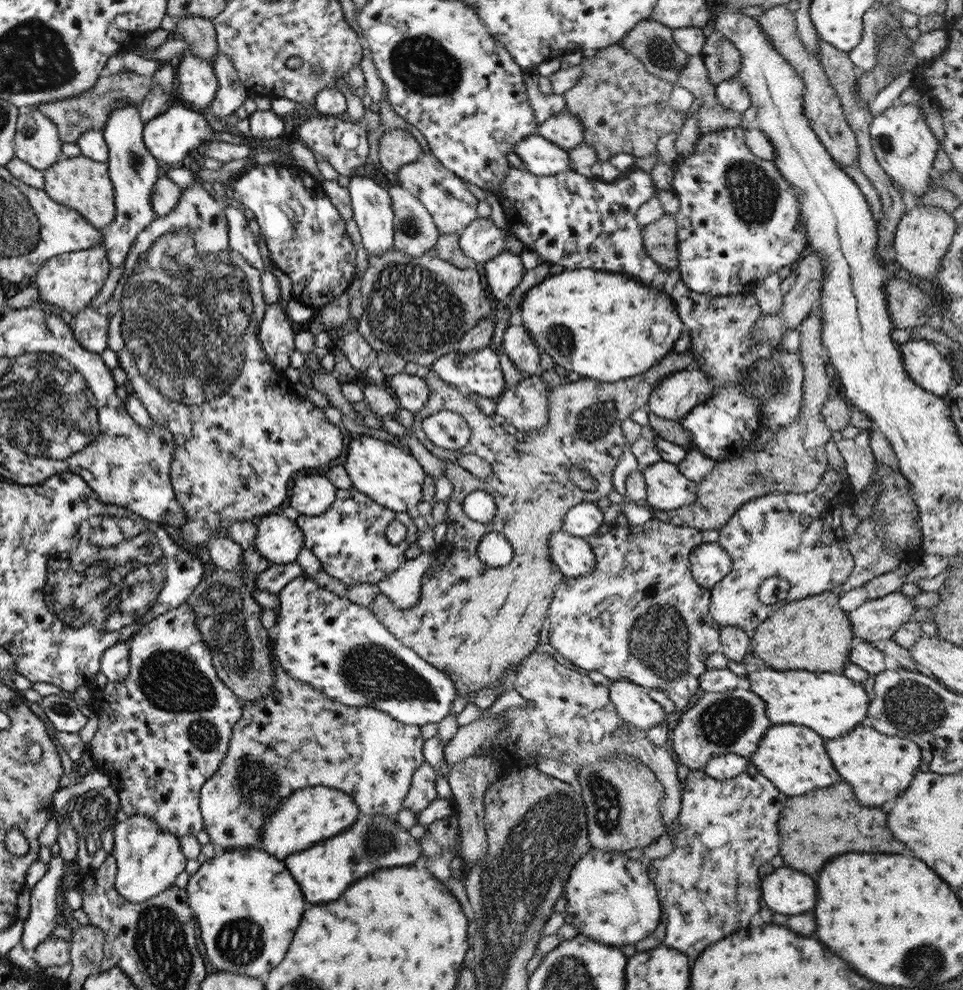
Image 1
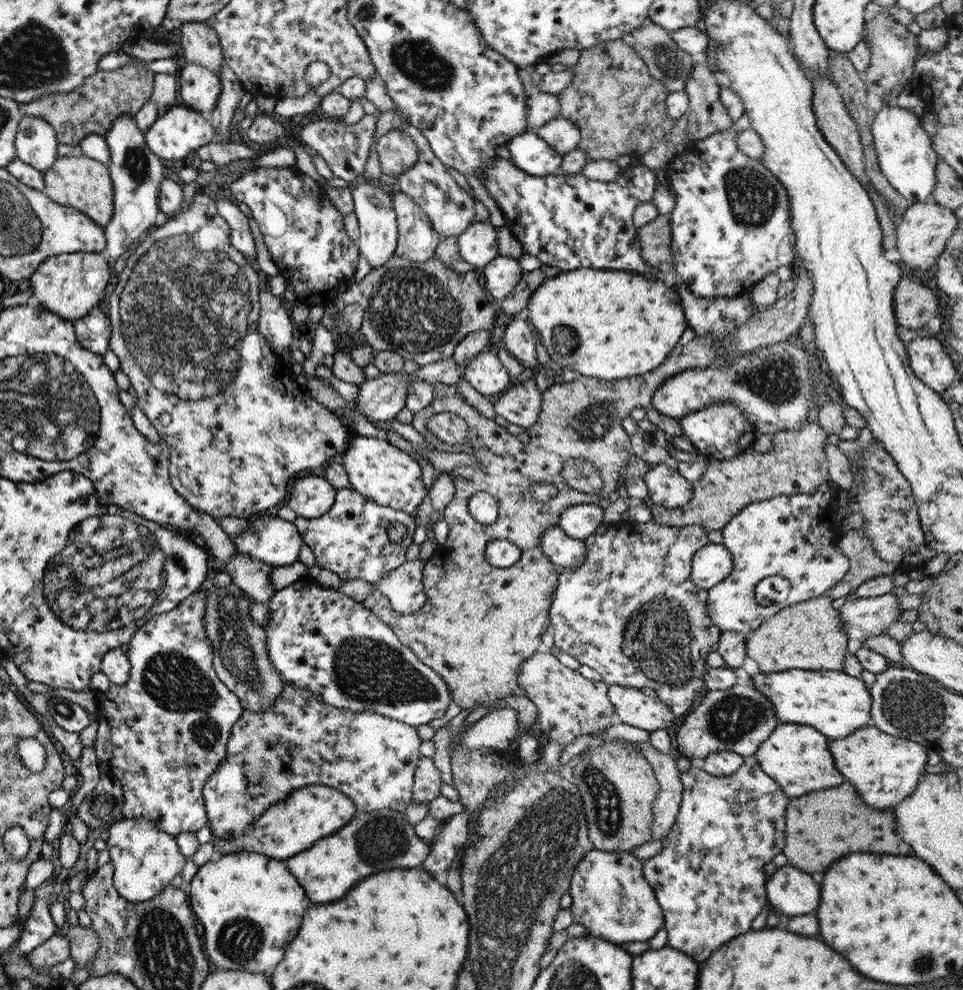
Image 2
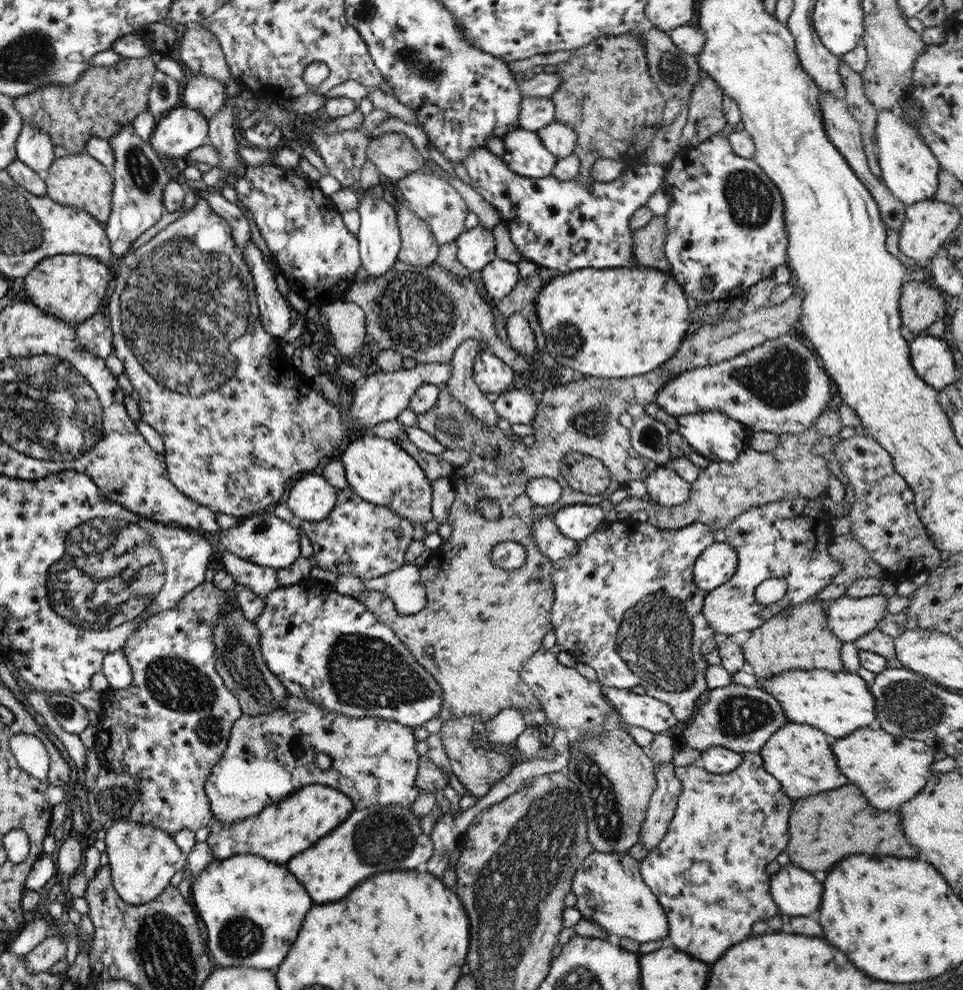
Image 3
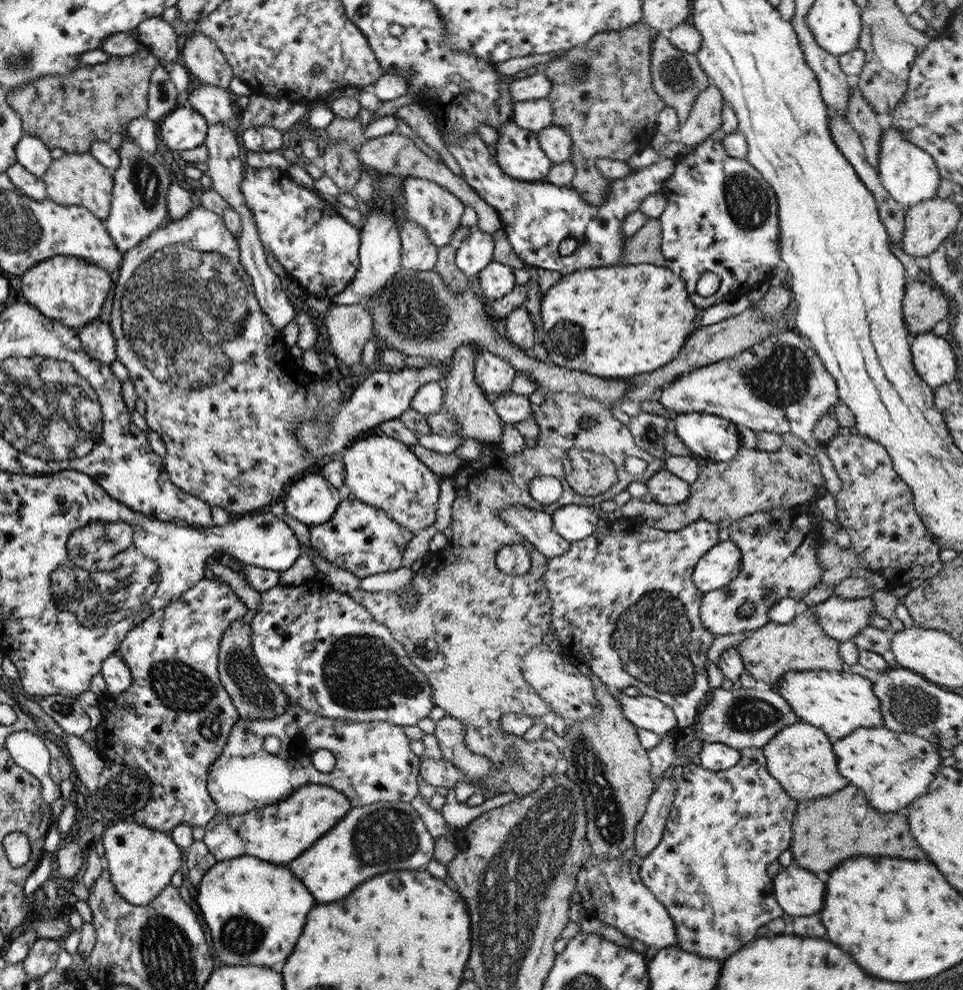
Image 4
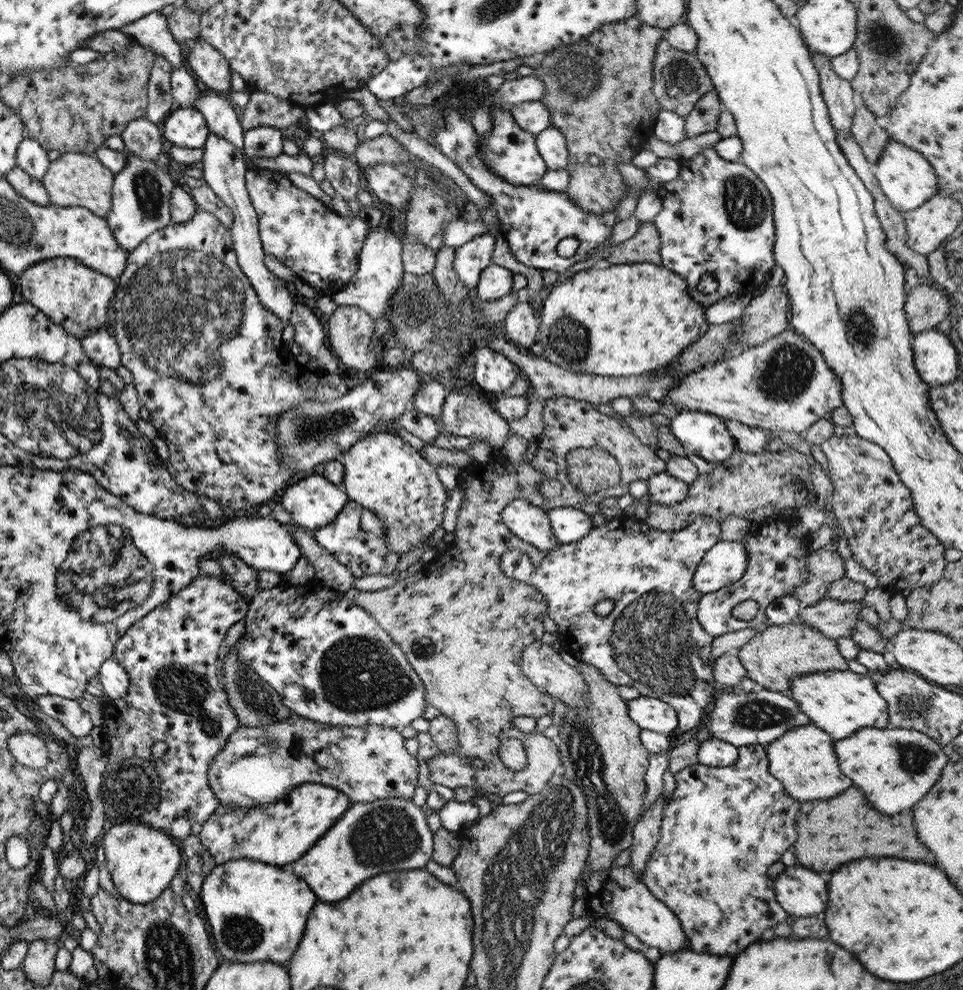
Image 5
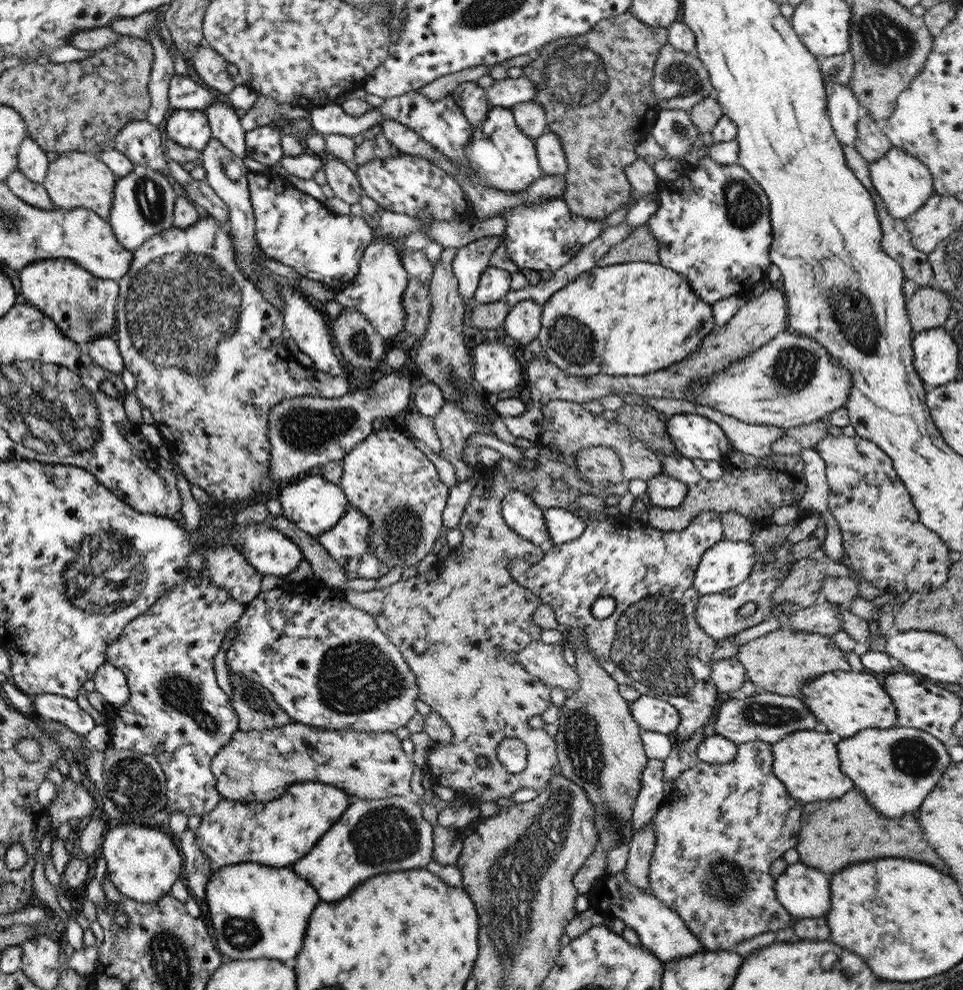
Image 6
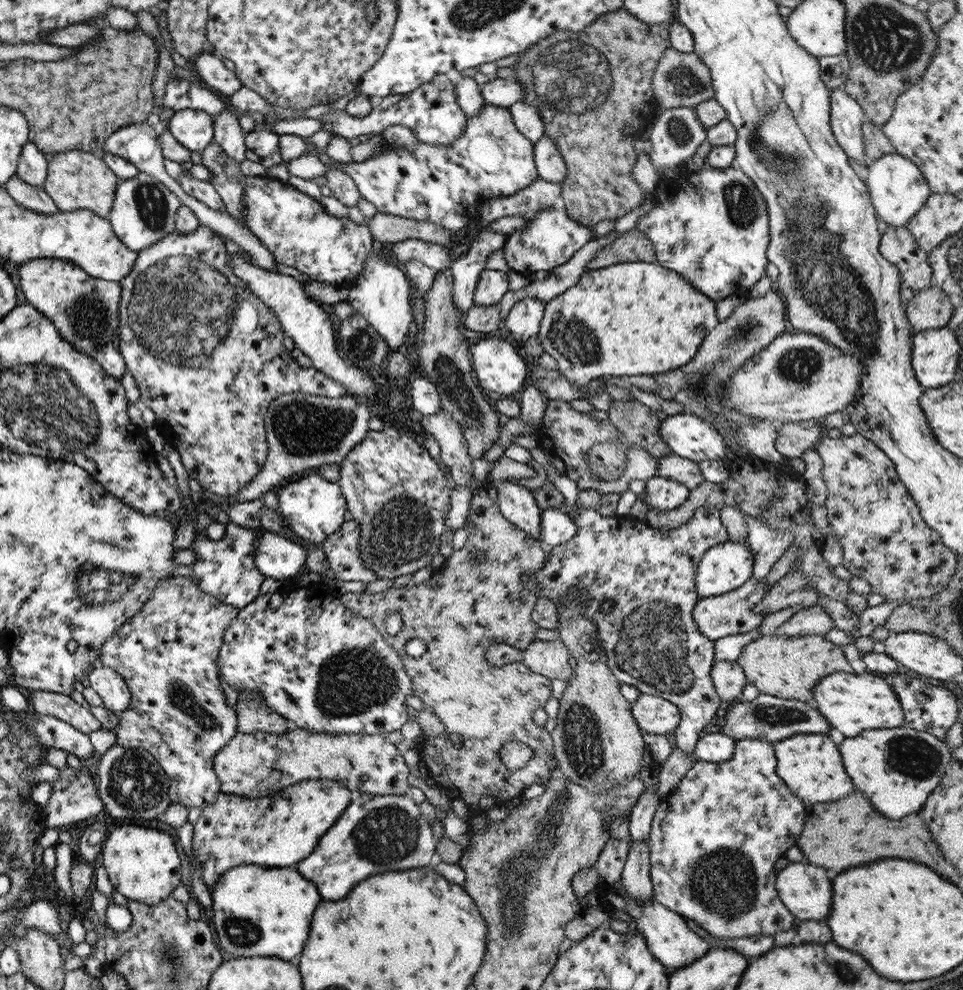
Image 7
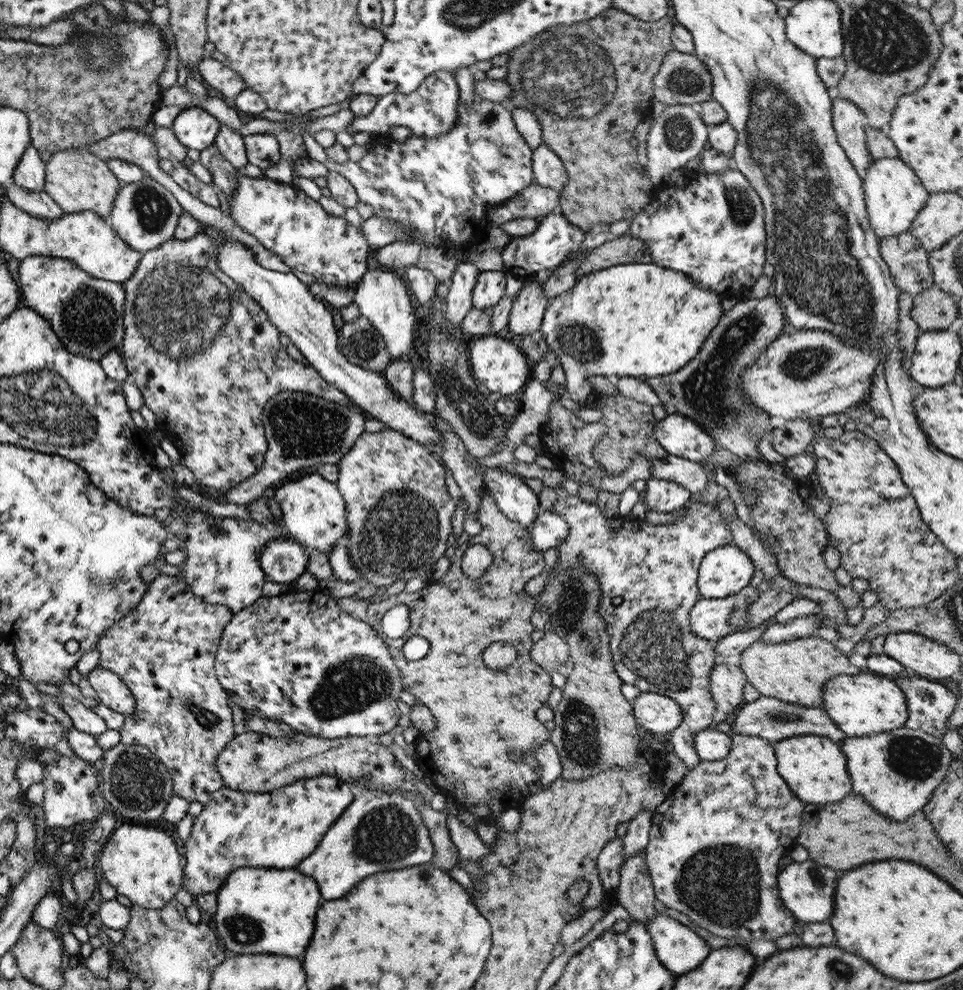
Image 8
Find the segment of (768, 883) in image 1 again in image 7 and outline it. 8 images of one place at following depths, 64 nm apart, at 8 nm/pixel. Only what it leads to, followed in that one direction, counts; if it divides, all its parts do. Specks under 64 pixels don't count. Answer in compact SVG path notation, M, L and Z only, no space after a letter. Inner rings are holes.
M789 862L776 874L774 887L783 906L799 920L819 920L829 914L831 902L831 880L825 870L811 866Z

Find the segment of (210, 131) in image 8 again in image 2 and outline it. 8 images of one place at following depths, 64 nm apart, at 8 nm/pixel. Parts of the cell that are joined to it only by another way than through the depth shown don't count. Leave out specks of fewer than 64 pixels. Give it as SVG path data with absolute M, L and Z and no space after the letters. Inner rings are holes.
M170 107L163 110L157 118L144 130L144 141L147 148L163 160L181 160L191 150L214 141L214 128L209 124L207 117L188 107Z

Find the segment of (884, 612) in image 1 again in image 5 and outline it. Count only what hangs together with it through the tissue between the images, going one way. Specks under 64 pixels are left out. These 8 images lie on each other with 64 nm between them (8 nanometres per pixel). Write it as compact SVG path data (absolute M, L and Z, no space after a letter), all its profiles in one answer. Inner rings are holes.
M825 596L815 604L805 607L793 620L817 629L827 638L849 637L852 628L859 622L862 601L838 601Z

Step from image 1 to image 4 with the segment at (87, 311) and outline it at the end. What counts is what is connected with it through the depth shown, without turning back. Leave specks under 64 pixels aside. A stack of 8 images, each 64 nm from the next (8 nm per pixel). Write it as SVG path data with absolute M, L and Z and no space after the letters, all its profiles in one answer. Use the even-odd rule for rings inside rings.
M99 317L85 323L75 332L83 352L91 358L100 360L107 366L116 359L115 340L110 332L110 326Z

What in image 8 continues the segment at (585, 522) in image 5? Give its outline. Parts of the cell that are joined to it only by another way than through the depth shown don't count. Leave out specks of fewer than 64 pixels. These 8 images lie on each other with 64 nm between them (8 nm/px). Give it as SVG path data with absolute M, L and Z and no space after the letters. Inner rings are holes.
M546 509L539 513L528 530L533 550L544 553L556 548L560 542L567 538L569 525L558 514Z

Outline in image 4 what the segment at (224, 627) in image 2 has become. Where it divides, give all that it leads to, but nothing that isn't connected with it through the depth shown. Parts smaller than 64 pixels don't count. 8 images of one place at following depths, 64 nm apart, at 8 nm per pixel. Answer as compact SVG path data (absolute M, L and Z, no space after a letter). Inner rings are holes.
M241 619L231 621L221 633L216 658L218 679L229 695L239 718L247 720L273 718L283 714L288 706L288 700L280 686L267 678L261 667L257 665L255 655L251 652L250 636L250 625L243 623Z

